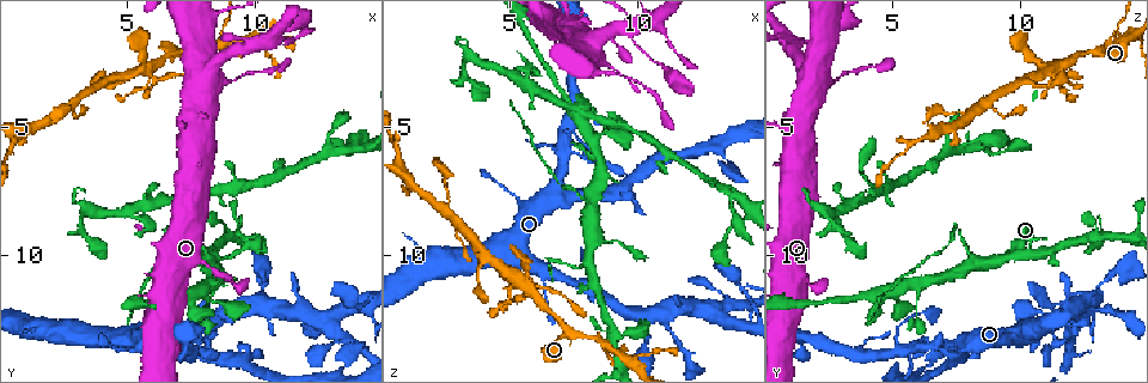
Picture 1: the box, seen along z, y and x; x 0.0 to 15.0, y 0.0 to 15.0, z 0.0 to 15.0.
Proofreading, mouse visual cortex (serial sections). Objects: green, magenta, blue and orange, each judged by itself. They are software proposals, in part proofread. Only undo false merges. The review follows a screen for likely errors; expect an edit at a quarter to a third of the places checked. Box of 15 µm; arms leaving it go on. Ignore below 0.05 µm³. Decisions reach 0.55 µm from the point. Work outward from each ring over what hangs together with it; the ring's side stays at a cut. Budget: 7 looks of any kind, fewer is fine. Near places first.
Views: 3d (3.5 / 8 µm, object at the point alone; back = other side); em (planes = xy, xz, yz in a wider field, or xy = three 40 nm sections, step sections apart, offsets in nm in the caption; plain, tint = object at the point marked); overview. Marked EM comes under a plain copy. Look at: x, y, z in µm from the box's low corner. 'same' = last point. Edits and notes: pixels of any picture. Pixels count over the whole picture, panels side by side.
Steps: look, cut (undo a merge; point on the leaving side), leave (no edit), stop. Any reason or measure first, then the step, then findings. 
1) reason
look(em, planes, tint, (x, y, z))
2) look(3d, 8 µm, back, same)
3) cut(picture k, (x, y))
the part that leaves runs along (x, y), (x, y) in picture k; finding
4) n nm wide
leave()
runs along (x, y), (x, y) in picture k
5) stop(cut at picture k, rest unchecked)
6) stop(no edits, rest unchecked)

three-way junction
look(3d, 3.5 µm, (8.7, 1.7, 13.4))

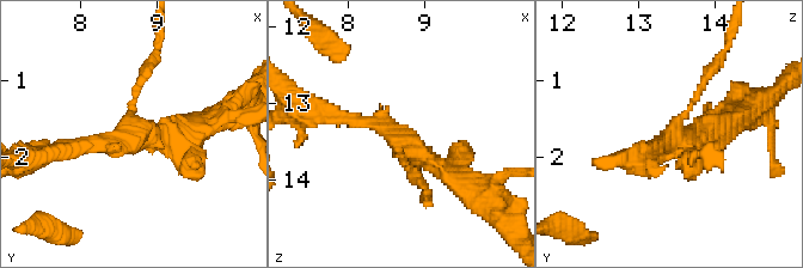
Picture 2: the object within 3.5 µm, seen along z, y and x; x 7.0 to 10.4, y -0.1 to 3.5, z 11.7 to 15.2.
3 arms; arms of 100, 200, 250 nm
look(em, xy, step 3, tint, (8.60, 1.75, 13.40))

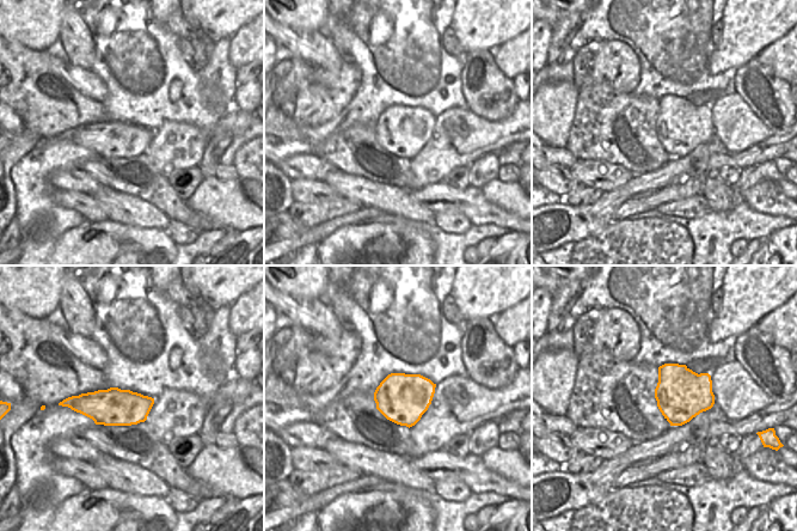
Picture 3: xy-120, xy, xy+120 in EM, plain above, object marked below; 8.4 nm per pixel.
leave()
runs along (322, 114), (377, 123), (464, 184) in picture 2; continuous, no second cell

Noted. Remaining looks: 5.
thin neck
look(3d, 8 µm, (11.1, 1.4, 13.6))

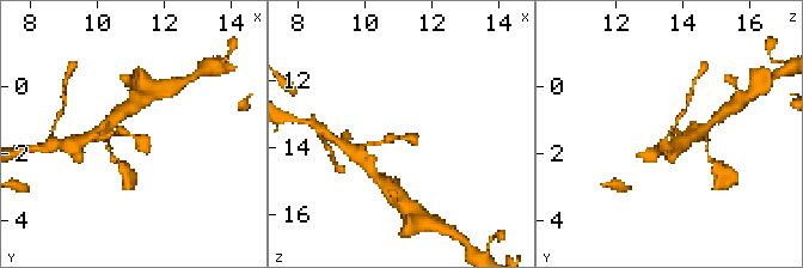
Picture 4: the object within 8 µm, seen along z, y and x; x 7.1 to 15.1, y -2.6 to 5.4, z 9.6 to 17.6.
look(em, xy, step 3, tint, (11.2, 1.5, 13.7))

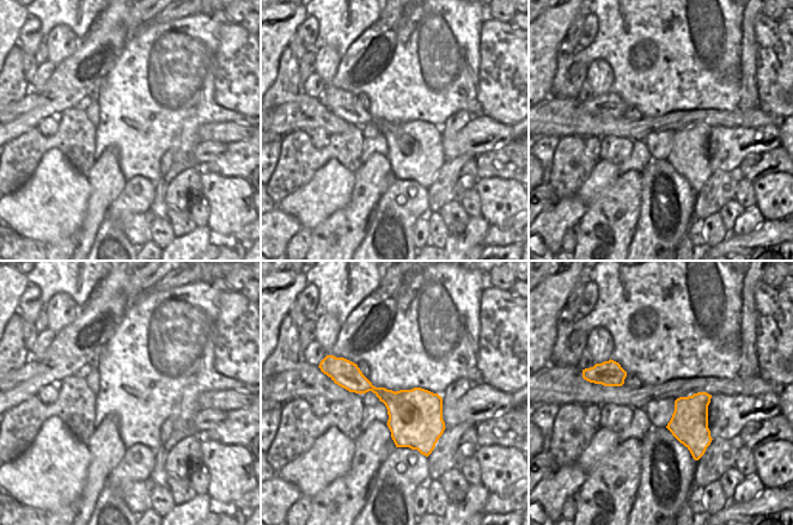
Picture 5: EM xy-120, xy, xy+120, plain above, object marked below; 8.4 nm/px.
leave()
runs along (105, 135), (134, 135), (147, 154) in picture 4; one cell here

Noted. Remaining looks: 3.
small branch off a trunk
look(3d, 3.5 µm, back, (9.1, 9.2, 13.1))

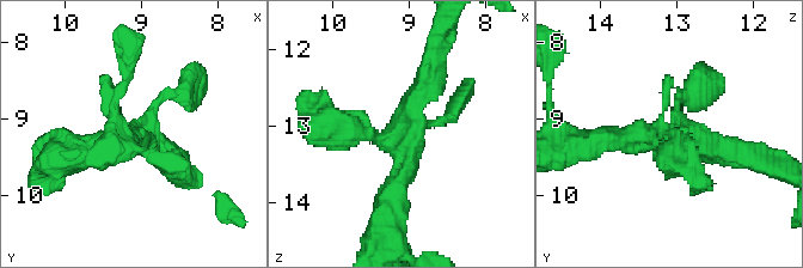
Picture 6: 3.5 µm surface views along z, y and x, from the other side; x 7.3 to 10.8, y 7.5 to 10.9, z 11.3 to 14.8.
need the tissue
look(em, xy, step 5, tint, same)

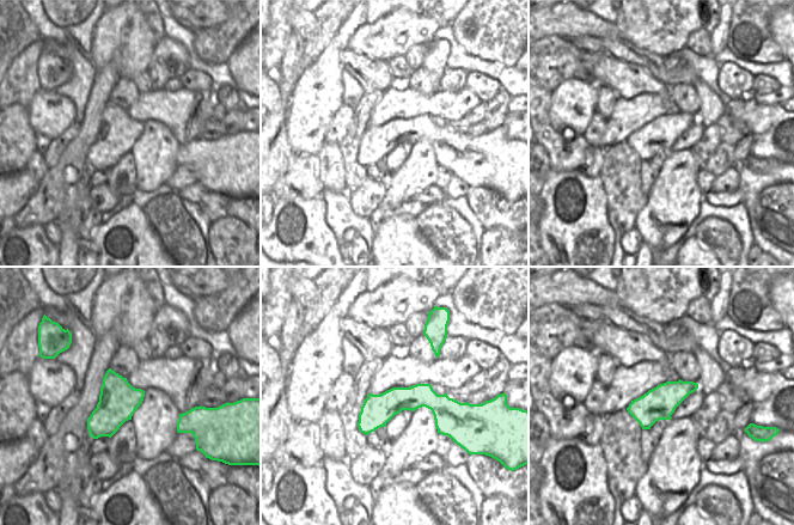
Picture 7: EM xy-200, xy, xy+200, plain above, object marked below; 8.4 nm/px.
leave()
runs along (457, 410), (395, 400), (361, 426) in picture 7; one cell here

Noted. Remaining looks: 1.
stop(no edits, rest unchecked)

